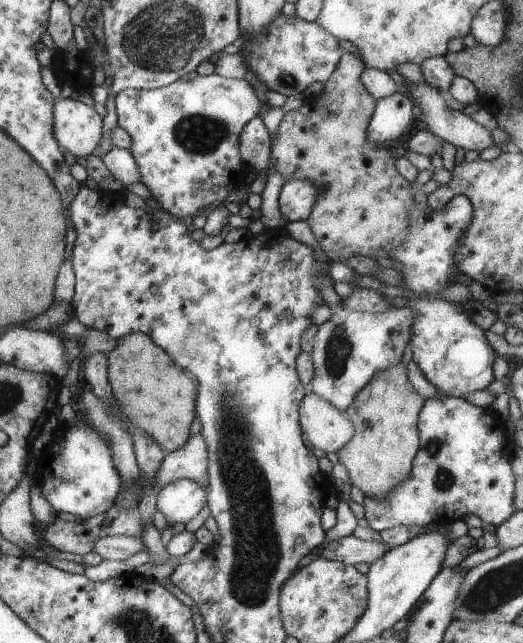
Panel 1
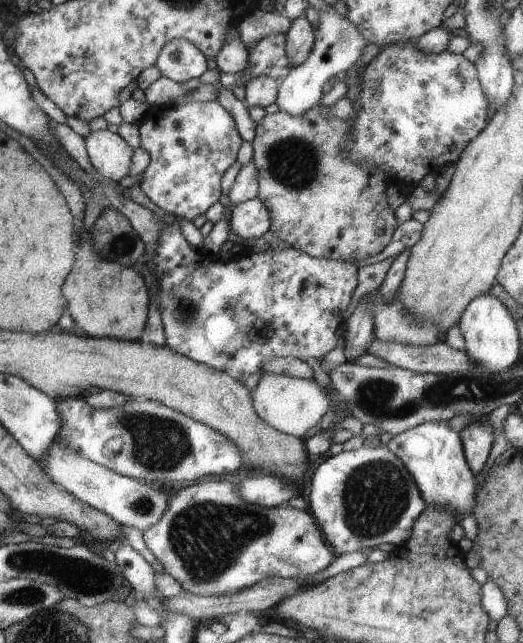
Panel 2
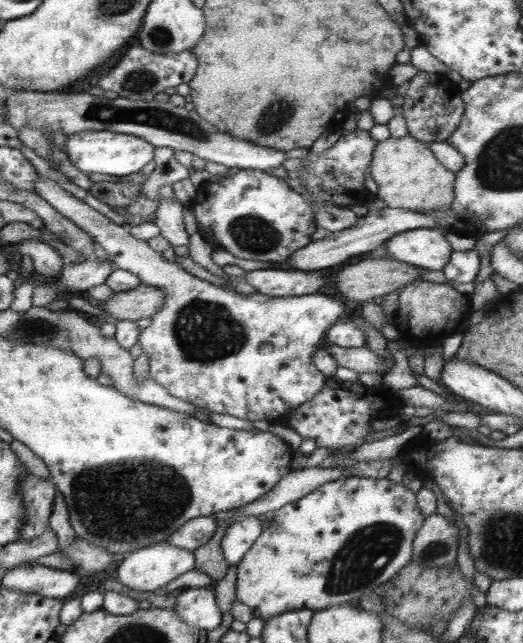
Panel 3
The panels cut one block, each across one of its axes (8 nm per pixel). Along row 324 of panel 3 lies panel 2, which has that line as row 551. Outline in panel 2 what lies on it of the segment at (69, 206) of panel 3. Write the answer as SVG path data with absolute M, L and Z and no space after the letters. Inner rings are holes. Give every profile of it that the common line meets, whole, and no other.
M205 481L179 489L168 498L158 521L142 530L142 539L164 572L172 576L183 591L202 597L230 595L267 577L307 577L335 559L308 510L294 509L287 504L274 507L251 504L244 501L229 482Z

